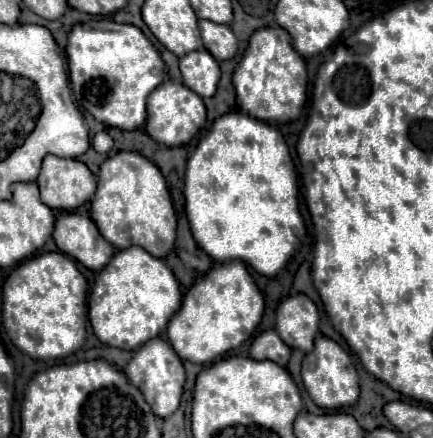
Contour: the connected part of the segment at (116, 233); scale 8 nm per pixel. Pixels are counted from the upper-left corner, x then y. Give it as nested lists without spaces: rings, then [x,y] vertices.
[[[118,152],[102,162],[90,216],[98,224],[102,236],[120,250],[142,246],[152,256],[164,258],[174,246],[176,214],[166,180],[158,166],[138,152]]]

